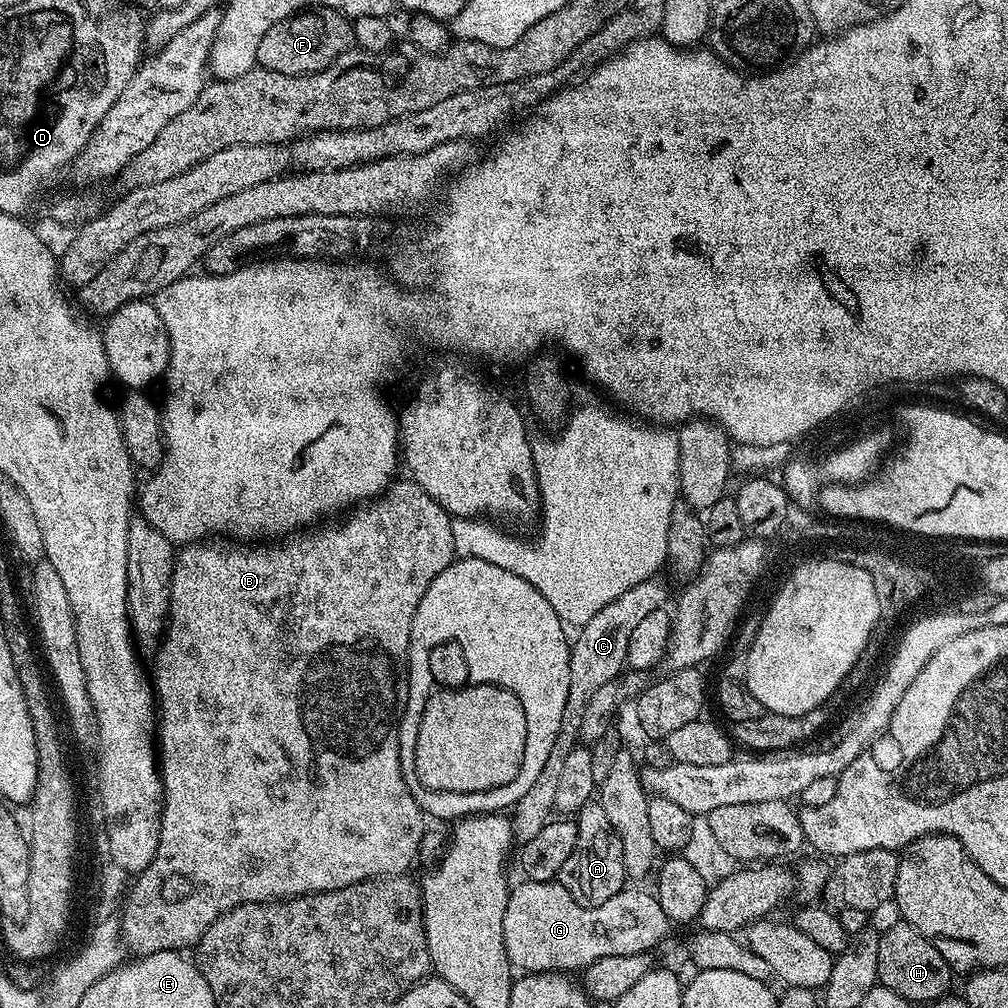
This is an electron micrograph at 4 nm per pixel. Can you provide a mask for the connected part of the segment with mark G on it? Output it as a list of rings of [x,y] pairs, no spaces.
[[[522,880],[509,891],[505,917],[503,918],[503,944],[506,946],[508,961],[519,971],[551,972],[570,970],[583,971],[598,958],[620,957],[626,954],[636,954],[653,951],[666,936],[671,921],[668,921],[655,893],[649,889],[638,890],[636,886],[626,886],[613,898],[608,898],[600,906],[585,908],[574,898],[558,880],[534,882]]]

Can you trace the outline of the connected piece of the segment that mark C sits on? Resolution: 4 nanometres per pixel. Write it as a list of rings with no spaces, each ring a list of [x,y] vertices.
[[[660,578],[643,580],[638,586],[630,586],[626,594],[618,594],[610,606],[602,606],[590,622],[586,622],[579,629],[580,632],[571,641],[570,647],[570,694],[566,694],[566,710],[562,710],[562,726],[558,726],[558,738],[554,738],[554,746],[546,766],[542,766],[534,786],[522,794],[522,798],[515,804],[510,819],[517,841],[523,842],[534,838],[538,830],[548,823],[554,812],[554,793],[562,775],[562,762],[570,755],[570,750],[578,747],[578,737],[582,726],[582,717],[585,715],[587,703],[594,697],[606,682],[610,682],[625,671],[628,662],[628,639],[634,634],[638,622],[646,618],[646,614],[663,609],[668,600],[668,588]]]

